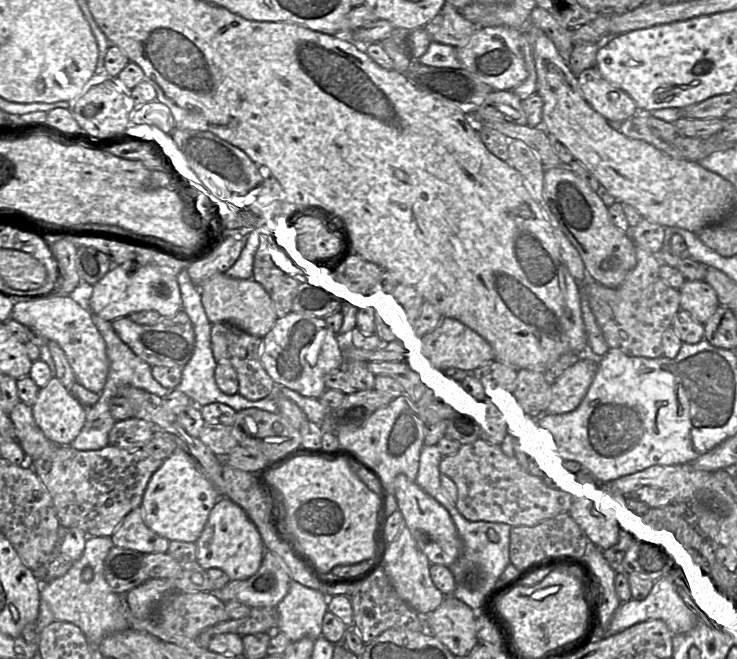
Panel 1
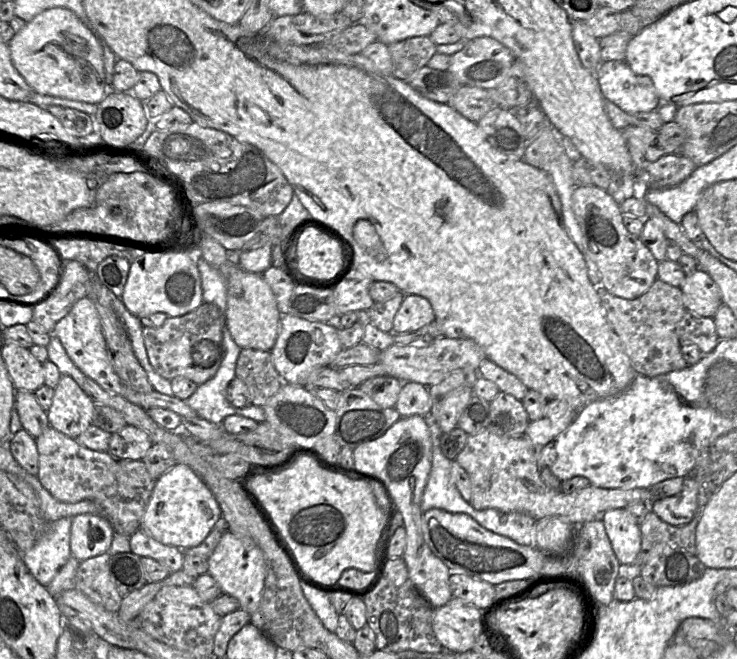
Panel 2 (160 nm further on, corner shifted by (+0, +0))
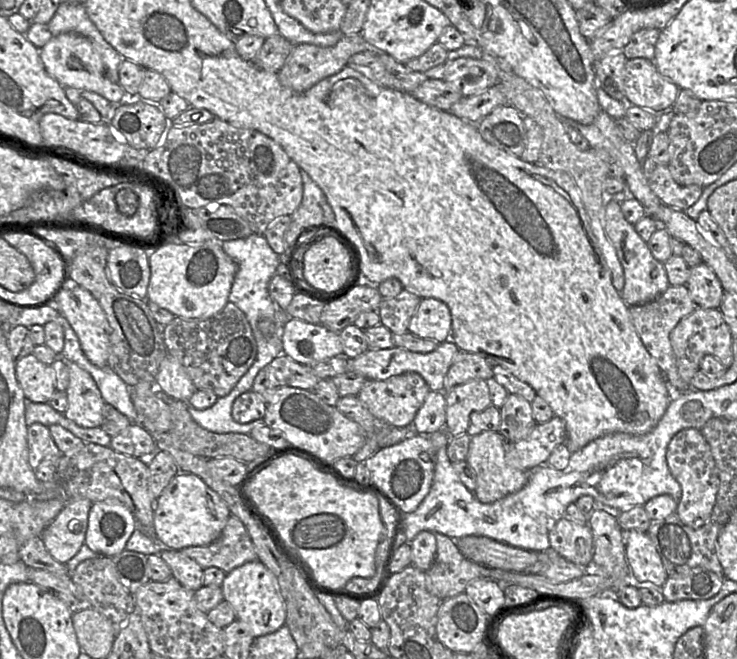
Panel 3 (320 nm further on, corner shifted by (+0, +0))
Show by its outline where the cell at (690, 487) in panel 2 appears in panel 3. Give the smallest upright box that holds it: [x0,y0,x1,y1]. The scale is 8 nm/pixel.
[666,428,719,528]

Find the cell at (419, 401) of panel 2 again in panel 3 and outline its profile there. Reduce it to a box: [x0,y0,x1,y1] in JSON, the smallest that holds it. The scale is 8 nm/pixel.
[412,391,446,435]

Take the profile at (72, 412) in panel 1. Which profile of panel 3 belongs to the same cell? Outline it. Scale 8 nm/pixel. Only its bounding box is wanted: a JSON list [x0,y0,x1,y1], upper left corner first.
[63,363,104,428]

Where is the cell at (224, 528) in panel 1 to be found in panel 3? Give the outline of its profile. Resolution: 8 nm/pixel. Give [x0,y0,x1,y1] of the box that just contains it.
[221,560,286,637]

